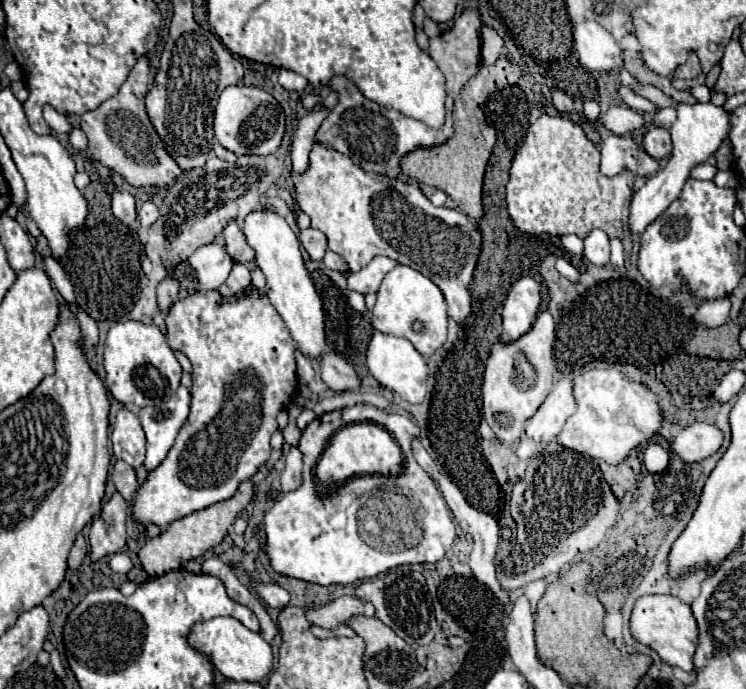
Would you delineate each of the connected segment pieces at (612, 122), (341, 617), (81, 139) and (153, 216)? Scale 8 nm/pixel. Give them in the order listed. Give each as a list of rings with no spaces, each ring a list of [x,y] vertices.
[[[610,107],[608,113],[600,117],[600,121],[604,123],[606,129],[610,129],[616,135],[626,135],[632,129],[640,129],[644,125],[650,125],[650,127],[654,125],[654,123],[648,123],[642,113],[638,113],[630,107]]]
[[[344,595],[322,607],[308,607],[306,617],[310,619],[310,623],[320,625],[324,629],[336,629],[338,625],[348,623],[350,617],[362,613],[364,613],[364,603],[358,597]]]
[[[72,129],[68,133],[68,141],[76,151],[86,151],[88,149],[88,137],[86,137],[86,133],[82,133],[82,129]]]
[[[146,201],[146,203],[138,209],[138,221],[140,221],[142,227],[150,227],[158,217],[160,217],[160,211],[158,211],[158,207],[156,207],[152,201]]]

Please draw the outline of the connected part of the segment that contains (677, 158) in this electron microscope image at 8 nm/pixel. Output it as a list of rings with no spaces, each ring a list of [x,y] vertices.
[[[694,103],[694,105],[680,105],[676,111],[678,111],[678,119],[670,127],[670,135],[674,141],[672,155],[658,173],[654,173],[644,181],[644,185],[634,193],[634,199],[630,203],[628,225],[630,231],[634,233],[642,233],[646,225],[650,225],[672,201],[678,199],[682,185],[690,177],[690,171],[702,161],[706,161],[710,155],[714,155],[720,143],[730,133],[730,111],[726,111],[722,105],[716,107],[712,103]]]

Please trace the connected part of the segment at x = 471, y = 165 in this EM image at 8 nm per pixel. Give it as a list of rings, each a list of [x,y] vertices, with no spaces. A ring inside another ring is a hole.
[[[500,57],[494,65],[482,67],[480,73],[468,81],[468,85],[462,89],[460,97],[454,103],[454,127],[456,127],[454,137],[440,147],[416,149],[408,153],[402,159],[402,173],[410,179],[418,179],[418,183],[426,183],[436,189],[442,189],[462,213],[466,213],[472,219],[480,219],[484,213],[482,209],[484,169],[490,159],[490,147],[494,147],[494,141],[496,141],[496,129],[494,129],[494,123],[488,121],[486,117],[484,105],[490,97],[498,95],[506,85],[516,85],[522,71],[544,75],[544,69],[532,59],[526,59],[524,69],[504,57]]]

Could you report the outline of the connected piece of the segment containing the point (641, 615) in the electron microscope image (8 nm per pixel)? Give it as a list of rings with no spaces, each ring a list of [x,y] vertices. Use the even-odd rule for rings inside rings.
[[[644,595],[634,603],[630,619],[632,635],[652,647],[662,661],[672,667],[680,667],[694,673],[694,649],[698,647],[698,625],[688,603],[682,603],[674,595]]]

